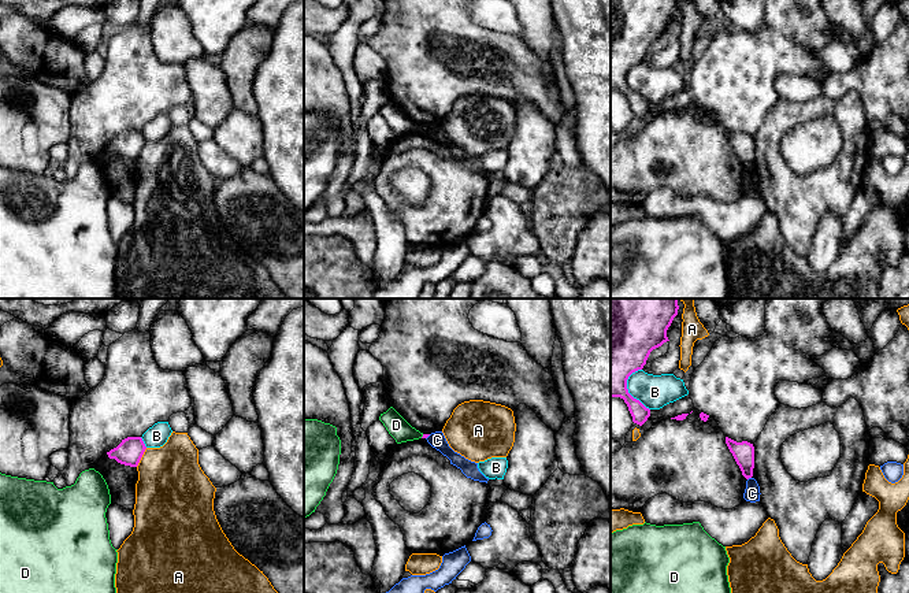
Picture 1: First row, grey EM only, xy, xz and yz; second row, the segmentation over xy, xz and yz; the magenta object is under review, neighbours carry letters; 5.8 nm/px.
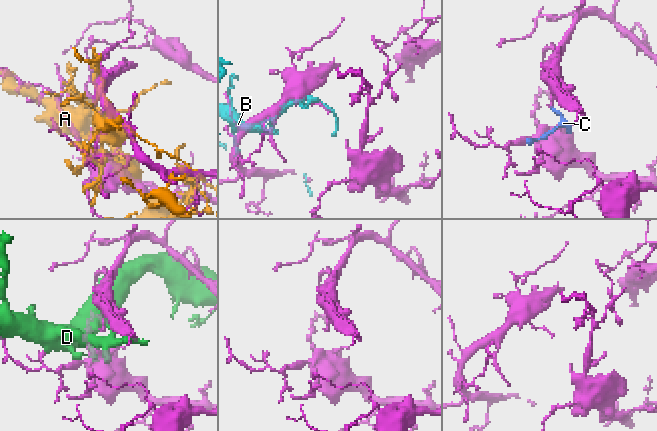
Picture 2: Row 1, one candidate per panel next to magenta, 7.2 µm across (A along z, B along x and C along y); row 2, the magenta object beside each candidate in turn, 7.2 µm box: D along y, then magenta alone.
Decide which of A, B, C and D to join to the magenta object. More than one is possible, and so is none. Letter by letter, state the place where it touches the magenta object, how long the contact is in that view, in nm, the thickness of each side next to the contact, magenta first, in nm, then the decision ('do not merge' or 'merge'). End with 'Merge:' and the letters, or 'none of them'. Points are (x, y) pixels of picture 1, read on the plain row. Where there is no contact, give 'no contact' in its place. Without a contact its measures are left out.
A: contact xy (141, 149); length 130 nm; calibres 160 and 400 nm; do not merge
B: contact yz (627, 84); length 260 nm; calibres 360 and 200 nm; do not merge
C: contact yz (749, 170); length 30 nm; calibres 130 and 100 nm; do not merge
D: contact xz (423, 129); length 30 nm; calibres 30 and 120 nm; do not merge
Merge: none of them

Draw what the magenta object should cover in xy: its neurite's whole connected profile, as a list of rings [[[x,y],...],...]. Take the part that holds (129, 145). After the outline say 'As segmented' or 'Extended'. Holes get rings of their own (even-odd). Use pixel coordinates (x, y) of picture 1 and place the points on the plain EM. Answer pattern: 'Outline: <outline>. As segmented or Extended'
Outline: [[[127,130],[116,141],[107,145],[107,148],[120,157],[137,160],[145,142],[146,140],[141,130]]]. As segmented

